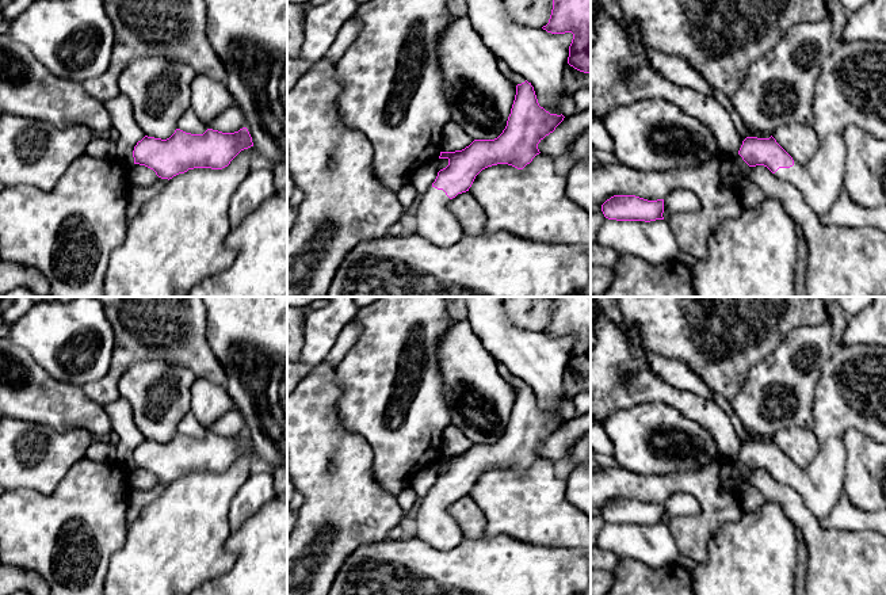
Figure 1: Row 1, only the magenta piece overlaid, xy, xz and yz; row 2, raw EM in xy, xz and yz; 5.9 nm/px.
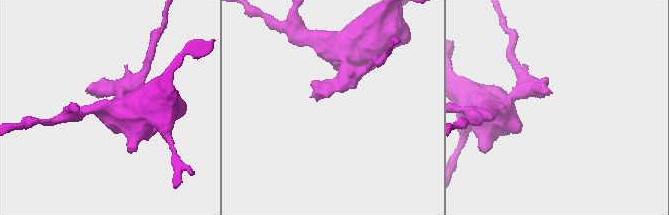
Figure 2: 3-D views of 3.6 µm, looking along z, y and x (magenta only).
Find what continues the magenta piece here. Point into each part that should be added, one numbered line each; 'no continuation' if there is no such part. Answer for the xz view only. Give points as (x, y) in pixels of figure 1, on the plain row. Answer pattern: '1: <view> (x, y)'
1: xz (435, 526)

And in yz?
1: yz (851, 393)

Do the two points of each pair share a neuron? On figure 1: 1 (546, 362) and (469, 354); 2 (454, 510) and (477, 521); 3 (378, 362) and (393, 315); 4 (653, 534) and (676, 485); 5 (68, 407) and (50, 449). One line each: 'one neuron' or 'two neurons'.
1: two neurons
2: one neuron
3: one neuron
4: two neurons
5: two neurons

